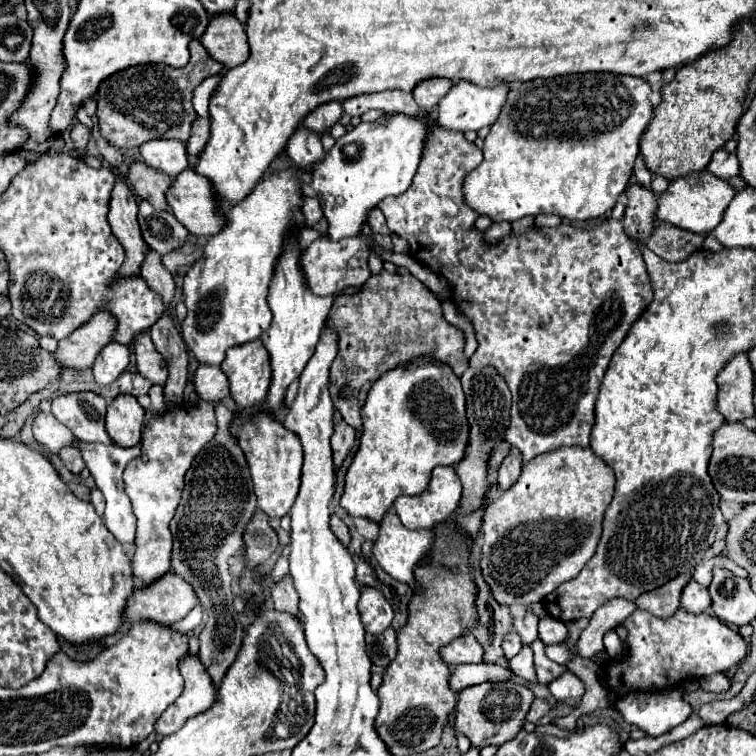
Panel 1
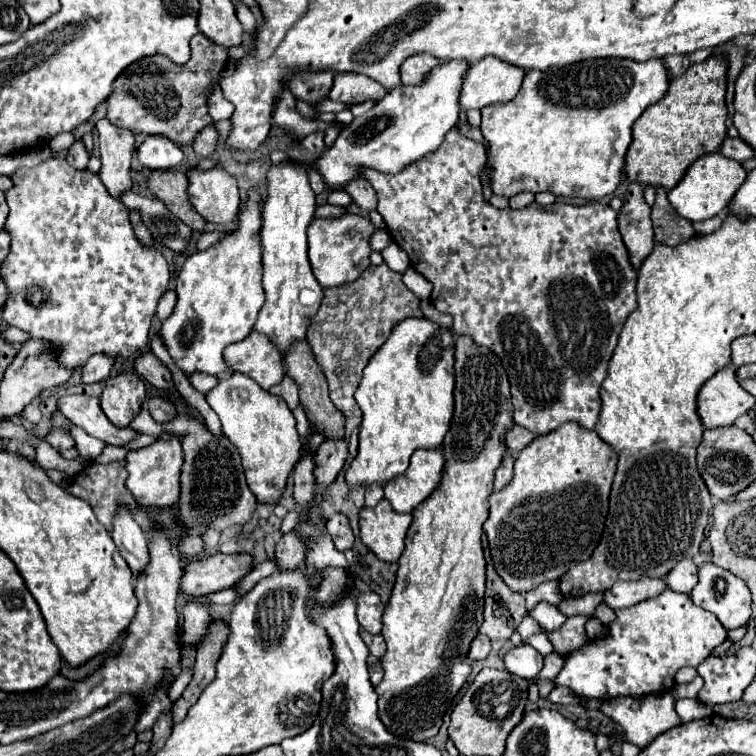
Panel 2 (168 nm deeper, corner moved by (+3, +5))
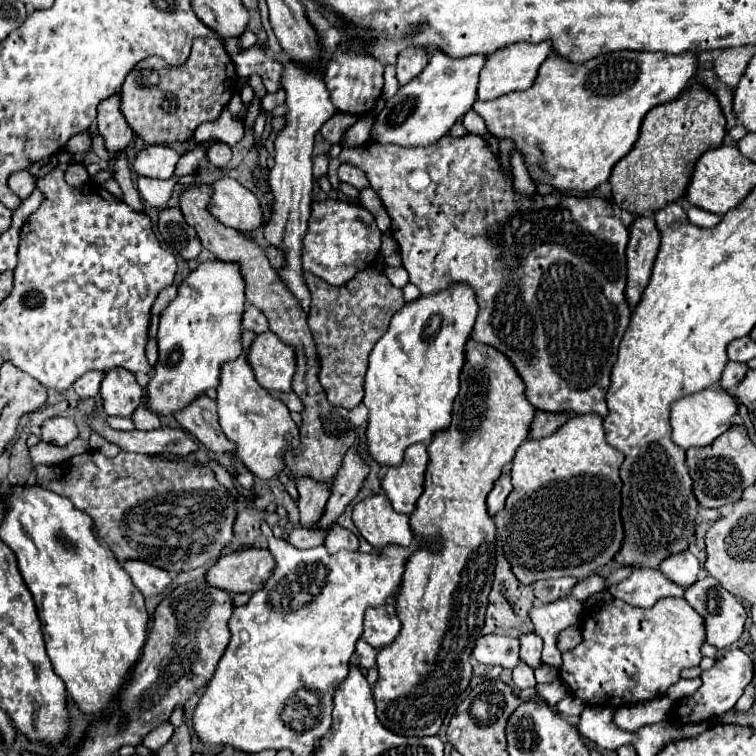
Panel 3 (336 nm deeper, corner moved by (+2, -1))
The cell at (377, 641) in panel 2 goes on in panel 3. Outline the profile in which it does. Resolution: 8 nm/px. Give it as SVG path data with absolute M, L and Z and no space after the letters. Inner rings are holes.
M362 638L356 642L356 660L362 668L374 668L376 666L376 654L378 654L378 650L374 650Z

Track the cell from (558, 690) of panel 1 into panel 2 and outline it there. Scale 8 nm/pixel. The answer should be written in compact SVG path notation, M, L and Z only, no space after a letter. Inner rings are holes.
M665 590L655 598L643 600L635 606L615 610L617 618L607 626L607 636L601 640L593 640L581 650L575 650L565 656L565 666L553 680L555 686L571 688L579 698L597 698L609 700L617 696L645 696L667 692L675 686L675 674L681 668L697 668L705 658L713 654L713 650L727 640L727 630L723 624L703 608L697 608L687 594L677 594L673 590Z

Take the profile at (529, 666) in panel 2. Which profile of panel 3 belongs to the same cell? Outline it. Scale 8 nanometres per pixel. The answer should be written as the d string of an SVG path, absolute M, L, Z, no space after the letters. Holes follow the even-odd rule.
M528 632L528 634L522 634L520 638L520 658L536 668L540 664L540 652L542 652L542 638L538 638L538 634L534 632Z

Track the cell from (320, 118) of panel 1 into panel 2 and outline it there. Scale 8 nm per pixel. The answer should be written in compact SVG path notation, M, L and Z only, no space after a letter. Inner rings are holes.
M317 72L317 74L293 74L289 78L289 90L297 100L303 100L307 104L317 104L325 100L333 86L333 72Z

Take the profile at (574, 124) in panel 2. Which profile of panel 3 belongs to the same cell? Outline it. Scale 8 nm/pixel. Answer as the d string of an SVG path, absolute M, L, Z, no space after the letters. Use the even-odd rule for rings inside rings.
M618 50L618 52L610 52L610 54L602 54L598 58L592 58L592 60L586 60L582 64L576 64L576 62L570 62L570 60L564 60L560 54L554 54L554 56L548 56L546 62L542 62L540 66L540 72L538 72L538 78L536 82L524 90L524 92L514 92L514 94L506 94L502 98L496 98L496 100L488 100L488 102L482 102L482 100L476 100L472 110L478 112L484 120L486 120L486 126L488 126L488 132L492 136L510 136L514 140L514 148L524 156L524 162L528 166L528 172L532 176L534 182L544 182L544 184L550 184L554 186L556 190L578 190L578 192L590 192L594 190L596 186L600 186L602 182L608 180L614 164L626 156L636 138L638 138L638 132L640 132L640 122L642 118L646 116L648 110L652 110L654 106L658 104L664 104L664 102L672 102L676 100L690 84L690 78L696 74L698 70L698 54L696 52L686 52L686 54L662 54L662 52L634 52L634 50Z

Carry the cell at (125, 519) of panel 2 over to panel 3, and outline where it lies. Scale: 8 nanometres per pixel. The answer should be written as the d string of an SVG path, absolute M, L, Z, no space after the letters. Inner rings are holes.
M124 562L122 568L130 574L134 586L144 596L158 596L172 582L166 570L158 570L156 566L150 566L146 562Z

